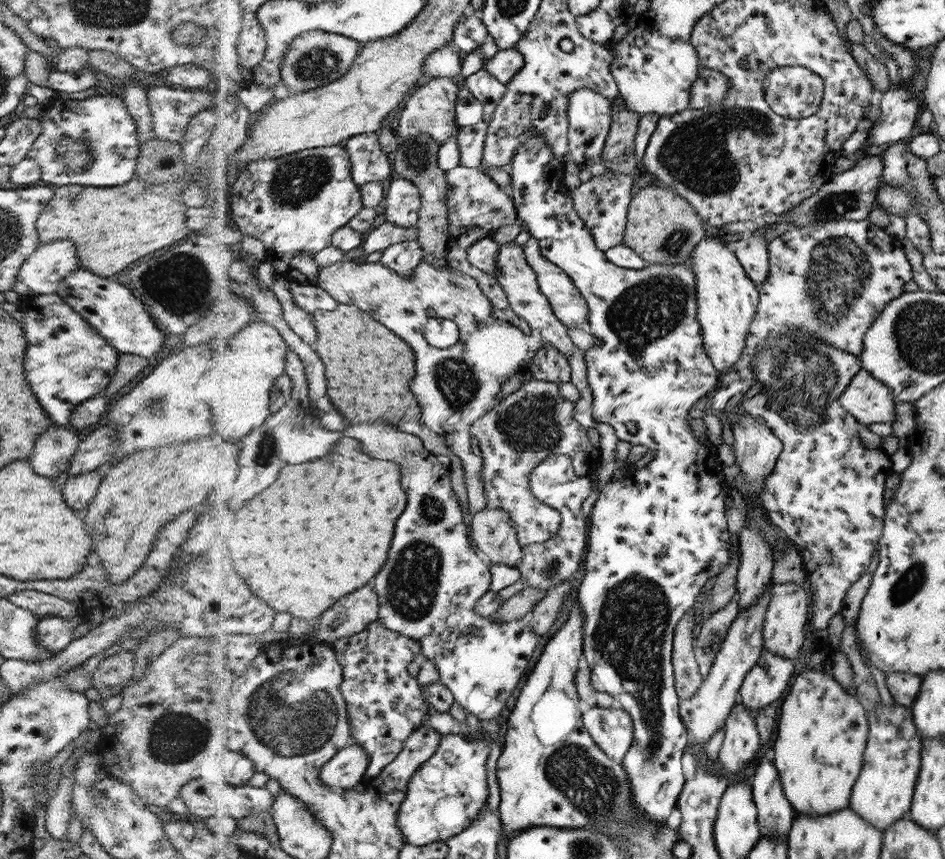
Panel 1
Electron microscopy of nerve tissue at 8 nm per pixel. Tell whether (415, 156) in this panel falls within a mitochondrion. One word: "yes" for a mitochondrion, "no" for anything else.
yes

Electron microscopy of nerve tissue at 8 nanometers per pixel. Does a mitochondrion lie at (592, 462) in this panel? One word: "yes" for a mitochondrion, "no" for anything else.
no

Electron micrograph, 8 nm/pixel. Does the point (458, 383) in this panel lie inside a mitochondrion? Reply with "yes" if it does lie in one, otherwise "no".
yes

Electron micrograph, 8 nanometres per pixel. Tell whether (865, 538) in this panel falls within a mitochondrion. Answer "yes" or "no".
no

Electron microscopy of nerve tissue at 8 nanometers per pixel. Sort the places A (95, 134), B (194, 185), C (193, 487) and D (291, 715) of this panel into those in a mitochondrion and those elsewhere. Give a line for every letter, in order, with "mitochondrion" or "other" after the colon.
A: mitochondrion
B: other
C: other
D: mitochondrion

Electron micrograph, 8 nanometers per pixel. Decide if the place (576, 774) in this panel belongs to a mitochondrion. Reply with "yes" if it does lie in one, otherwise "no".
yes

